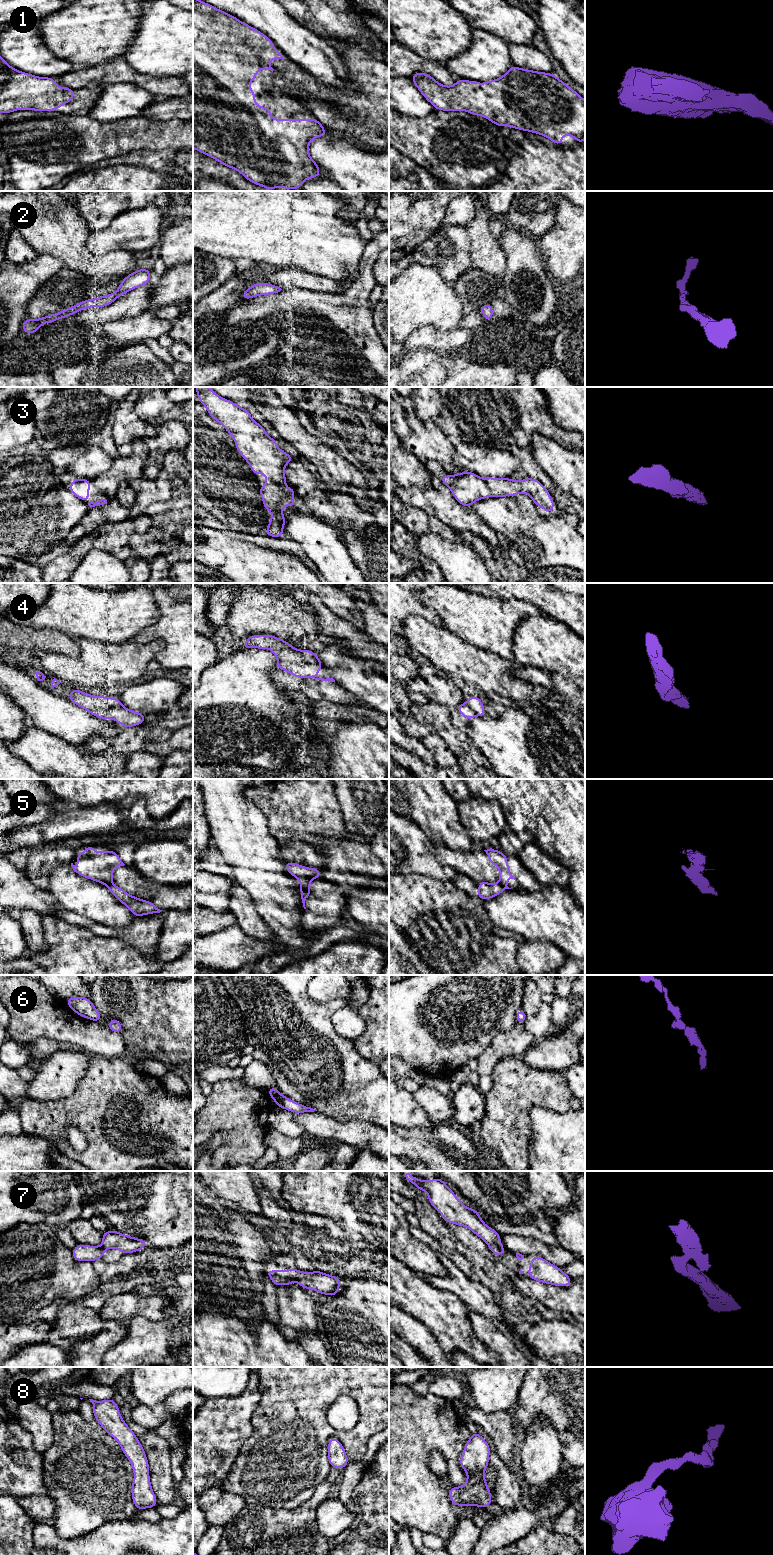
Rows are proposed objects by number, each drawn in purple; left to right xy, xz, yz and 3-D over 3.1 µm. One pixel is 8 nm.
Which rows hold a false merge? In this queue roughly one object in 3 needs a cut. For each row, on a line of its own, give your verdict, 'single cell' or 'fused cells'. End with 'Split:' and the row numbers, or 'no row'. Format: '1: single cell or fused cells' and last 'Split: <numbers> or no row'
1: single cell
2: single cell
3: single cell
4: single cell
5: fused cells
6: single cell
7: fused cells
8: single cell
Split: 5, 7

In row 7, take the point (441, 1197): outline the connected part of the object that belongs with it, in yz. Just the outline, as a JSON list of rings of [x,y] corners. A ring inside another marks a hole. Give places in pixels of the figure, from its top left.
[[[406,1173],[405,1177],[419,1191],[427,1192],[430,1204],[436,1211],[442,1213],[441,1218],[444,1221],[467,1227],[489,1247],[503,1248],[500,1241],[501,1234],[487,1226],[474,1208],[467,1208],[441,1178],[423,1181],[410,1173]]]

